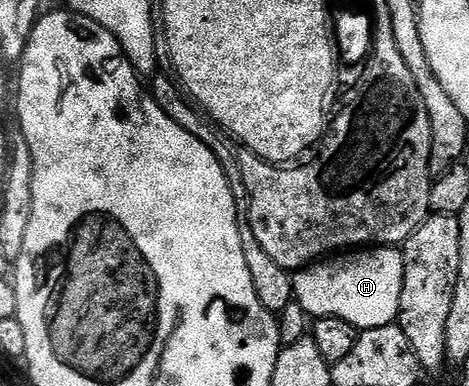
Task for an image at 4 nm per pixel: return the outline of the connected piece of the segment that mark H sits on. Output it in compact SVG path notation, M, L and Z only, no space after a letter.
M368 246L347 254L313 262L292 276L295 303L308 312L309 317L342 318L350 326L377 328L393 323L400 315L404 253L396 246Z

